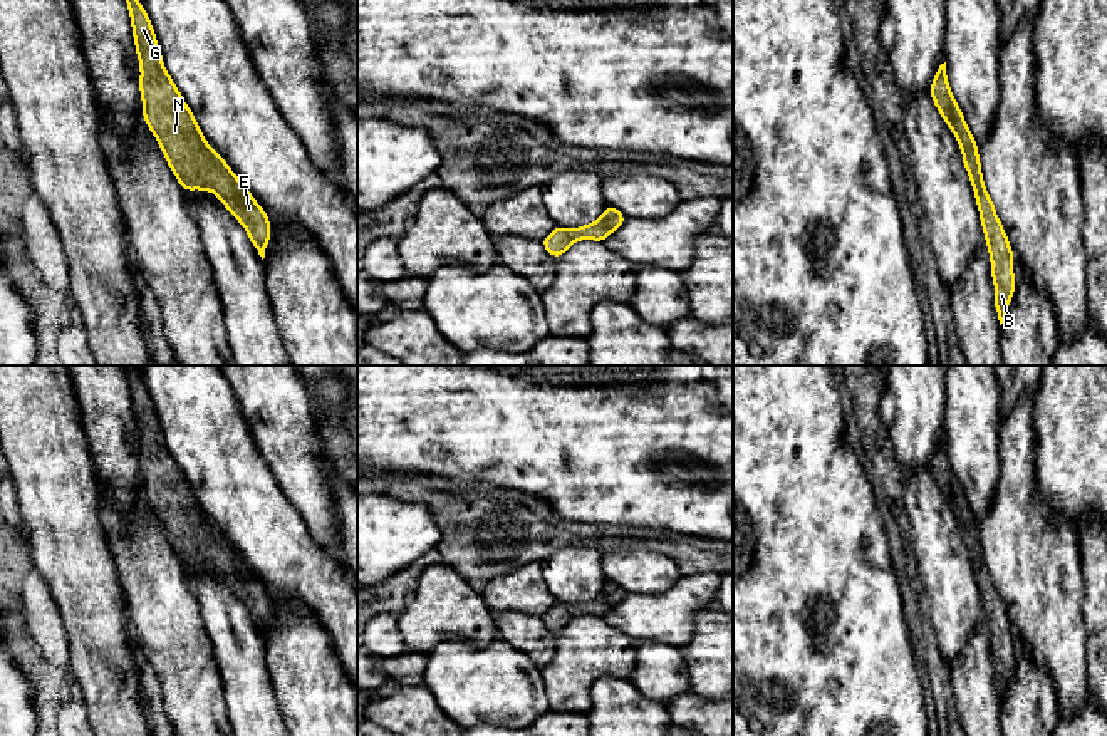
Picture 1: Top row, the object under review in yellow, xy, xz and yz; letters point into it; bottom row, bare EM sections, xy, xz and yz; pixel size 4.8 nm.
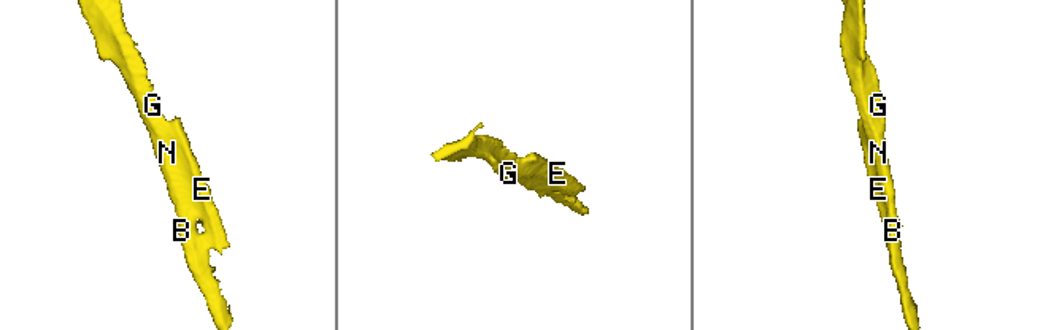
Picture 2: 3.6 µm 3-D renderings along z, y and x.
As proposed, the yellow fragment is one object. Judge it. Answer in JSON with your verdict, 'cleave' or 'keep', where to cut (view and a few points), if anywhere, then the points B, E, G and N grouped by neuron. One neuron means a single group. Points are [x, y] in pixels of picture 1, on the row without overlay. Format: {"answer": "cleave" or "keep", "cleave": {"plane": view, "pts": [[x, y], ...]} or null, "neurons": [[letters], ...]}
{"answer": "keep", "cleave": null, "neurons": [["B", "E", "G", "N"]]}

